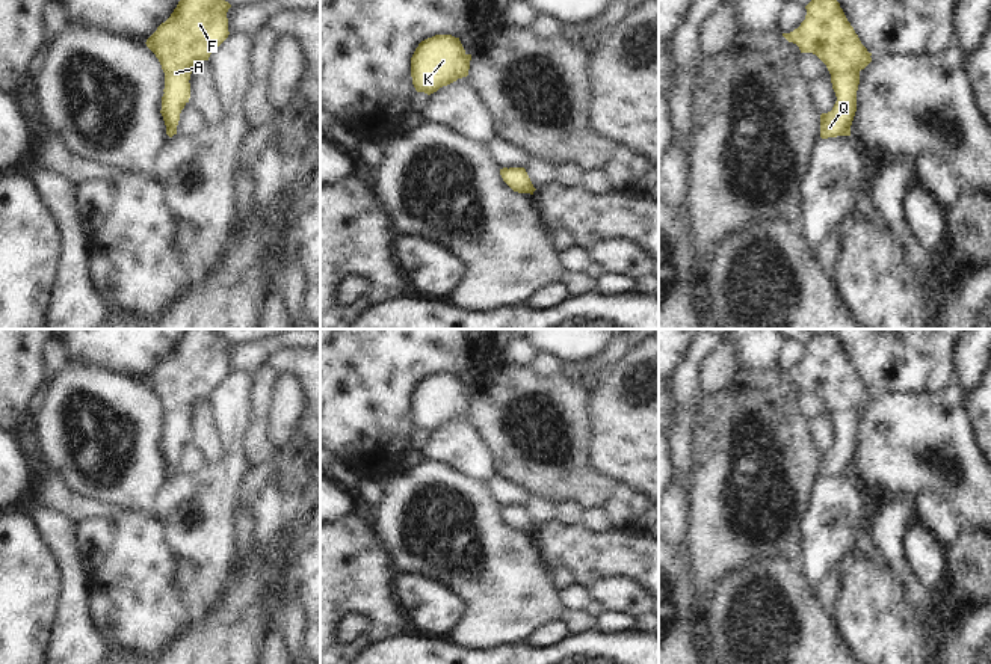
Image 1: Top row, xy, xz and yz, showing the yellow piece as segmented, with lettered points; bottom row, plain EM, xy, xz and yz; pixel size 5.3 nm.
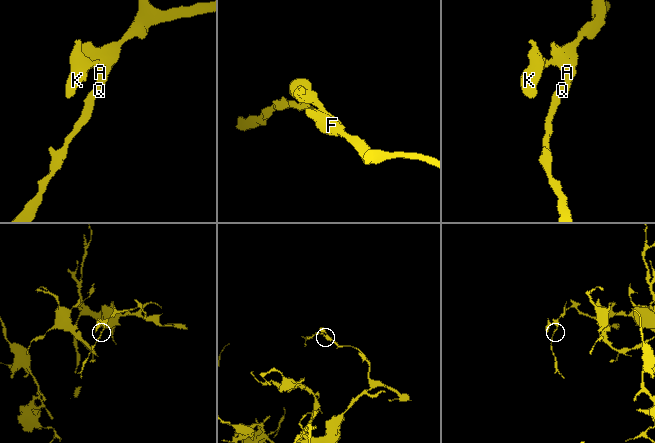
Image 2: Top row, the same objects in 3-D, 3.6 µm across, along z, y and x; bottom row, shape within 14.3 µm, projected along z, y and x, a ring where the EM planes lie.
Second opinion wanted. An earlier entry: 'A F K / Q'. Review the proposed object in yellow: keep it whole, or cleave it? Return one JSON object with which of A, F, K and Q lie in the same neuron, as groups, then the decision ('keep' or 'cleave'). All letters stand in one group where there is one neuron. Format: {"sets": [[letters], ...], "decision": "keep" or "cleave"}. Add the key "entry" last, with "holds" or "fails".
{"sets": [["A", "F", "K", "Q"]], "decision": "keep", "entry": "fails"}

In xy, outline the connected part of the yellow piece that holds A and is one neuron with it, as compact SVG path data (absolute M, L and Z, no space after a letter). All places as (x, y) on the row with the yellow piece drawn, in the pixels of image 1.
M180 0L171 17L147 39L165 72L162 116L166 134L177 134L180 113L190 98L193 63L208 60L228 38L225 0Z

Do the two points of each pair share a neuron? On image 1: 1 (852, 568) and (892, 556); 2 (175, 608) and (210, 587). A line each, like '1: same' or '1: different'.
1: different
2: different

